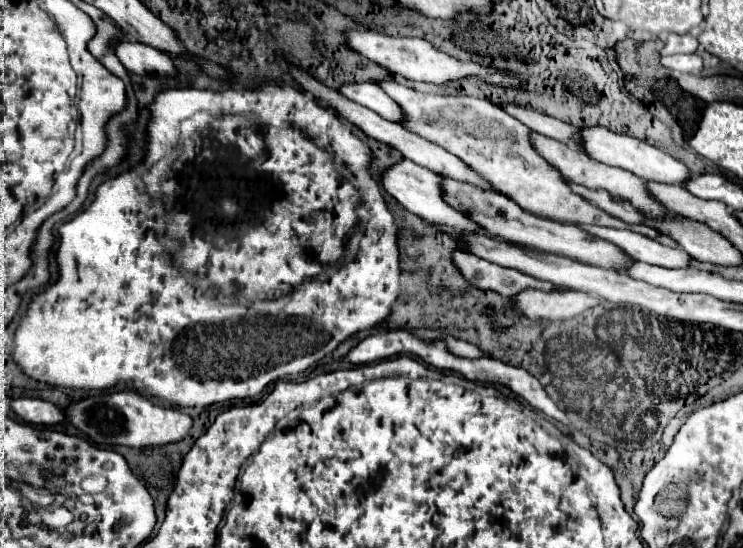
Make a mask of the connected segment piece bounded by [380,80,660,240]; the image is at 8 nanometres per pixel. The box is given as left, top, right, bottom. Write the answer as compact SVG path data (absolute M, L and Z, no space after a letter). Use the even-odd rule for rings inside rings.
M392 80L380 86L408 114L406 116L408 122L404 124L404 128L412 130L414 134L420 134L422 138L428 138L430 142L436 142L438 146L446 148L448 152L464 160L470 168L488 178L494 188L508 194L524 210L538 216L550 216L562 222L584 222L584 224L626 228L640 232L652 240L658 238L660 232L656 232L654 228L642 224L626 224L624 220L608 214L606 210L600 210L600 206L596 206L594 202L588 202L586 198L580 198L580 194L572 192L560 170L548 164L548 160L544 160L536 152L536 148L532 148L530 142L532 130L528 130L528 126L512 118L504 108L488 100L478 100L470 96L422 94L406 86L400 86Z

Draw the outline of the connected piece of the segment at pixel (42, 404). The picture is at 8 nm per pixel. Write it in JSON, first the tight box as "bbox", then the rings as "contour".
{"bbox":[12,398,66,426],"contour":[[[16,398],[12,400],[12,410],[28,424],[38,424],[38,426],[56,426],[66,422],[64,412],[54,406],[52,402],[38,400],[38,398]]]}

